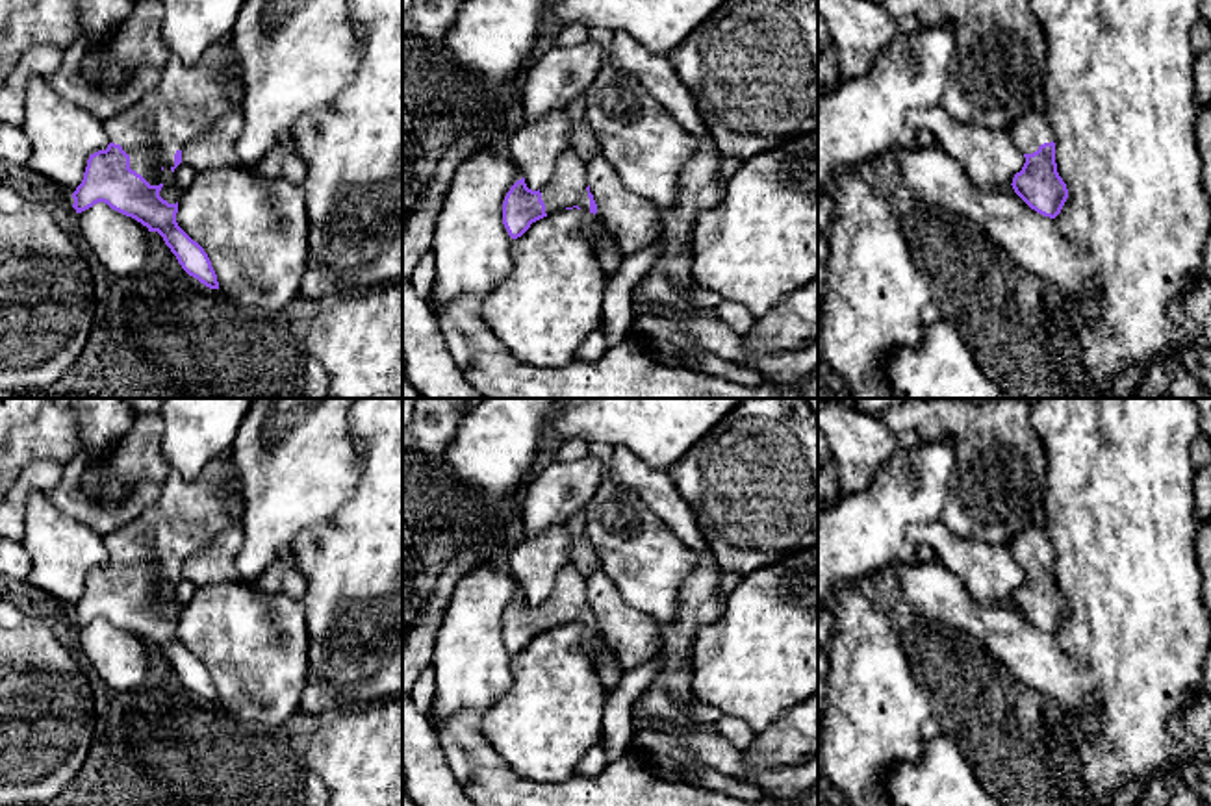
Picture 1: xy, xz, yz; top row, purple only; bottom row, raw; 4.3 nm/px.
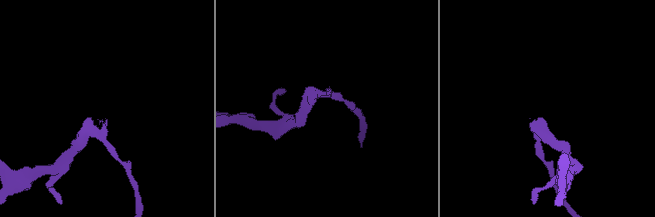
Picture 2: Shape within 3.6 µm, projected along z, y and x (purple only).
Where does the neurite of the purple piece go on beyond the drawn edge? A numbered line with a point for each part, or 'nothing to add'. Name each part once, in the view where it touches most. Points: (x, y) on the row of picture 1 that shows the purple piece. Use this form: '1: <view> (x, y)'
1: xy (190, 99)

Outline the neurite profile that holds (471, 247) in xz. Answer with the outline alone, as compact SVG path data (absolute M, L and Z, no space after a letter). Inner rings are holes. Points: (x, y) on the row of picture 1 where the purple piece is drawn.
M493 146L477 150L458 165L434 224L436 280L428 300L436 315L464 295L475 295L482 300L510 272L512 237L503 224L503 202L521 178L521 167L497 156Z

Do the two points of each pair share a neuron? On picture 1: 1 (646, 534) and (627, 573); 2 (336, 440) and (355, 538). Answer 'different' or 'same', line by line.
1: same
2: different

